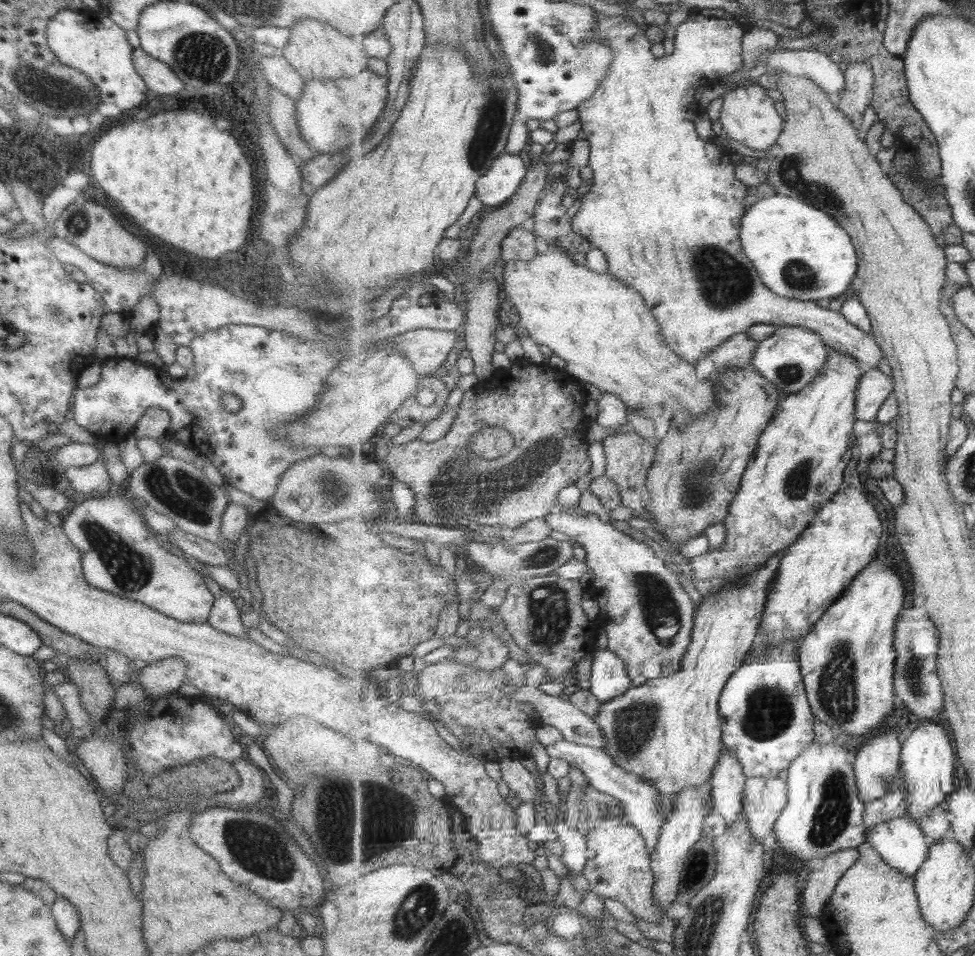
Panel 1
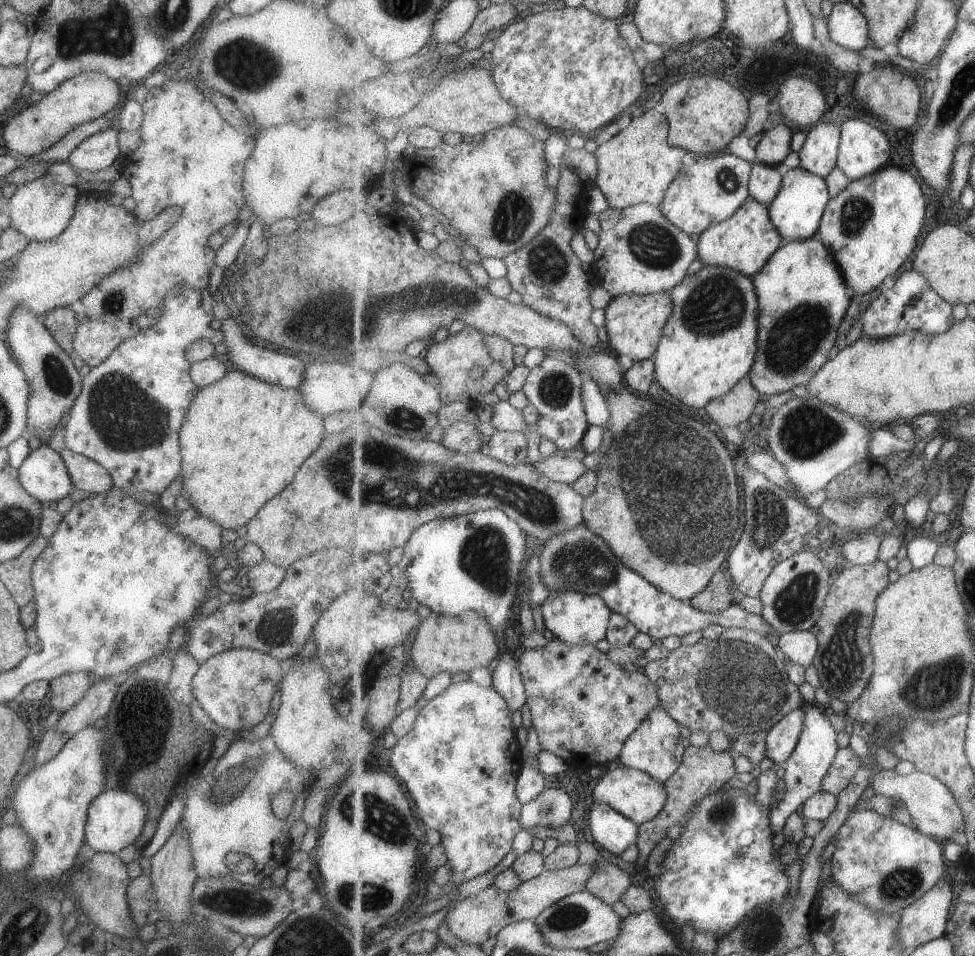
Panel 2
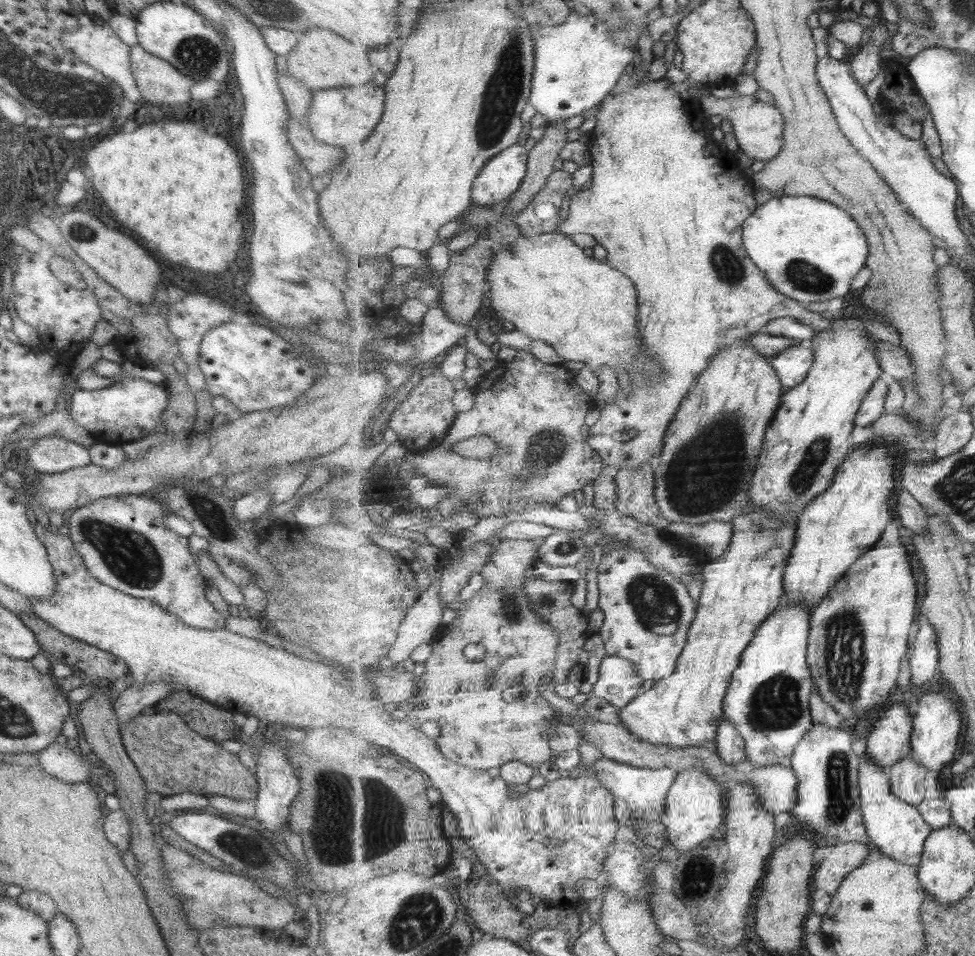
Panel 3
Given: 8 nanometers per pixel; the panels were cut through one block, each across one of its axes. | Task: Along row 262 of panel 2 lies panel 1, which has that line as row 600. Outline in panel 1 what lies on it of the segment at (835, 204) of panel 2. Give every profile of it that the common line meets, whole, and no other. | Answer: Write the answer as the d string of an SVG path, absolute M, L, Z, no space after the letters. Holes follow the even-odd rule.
M870 562L865 570L844 590L842 597L800 641L797 650L806 692L816 721L843 730L850 736L863 736L871 728L879 728L893 712L895 700L896 624L905 602L901 578L881 562Z

